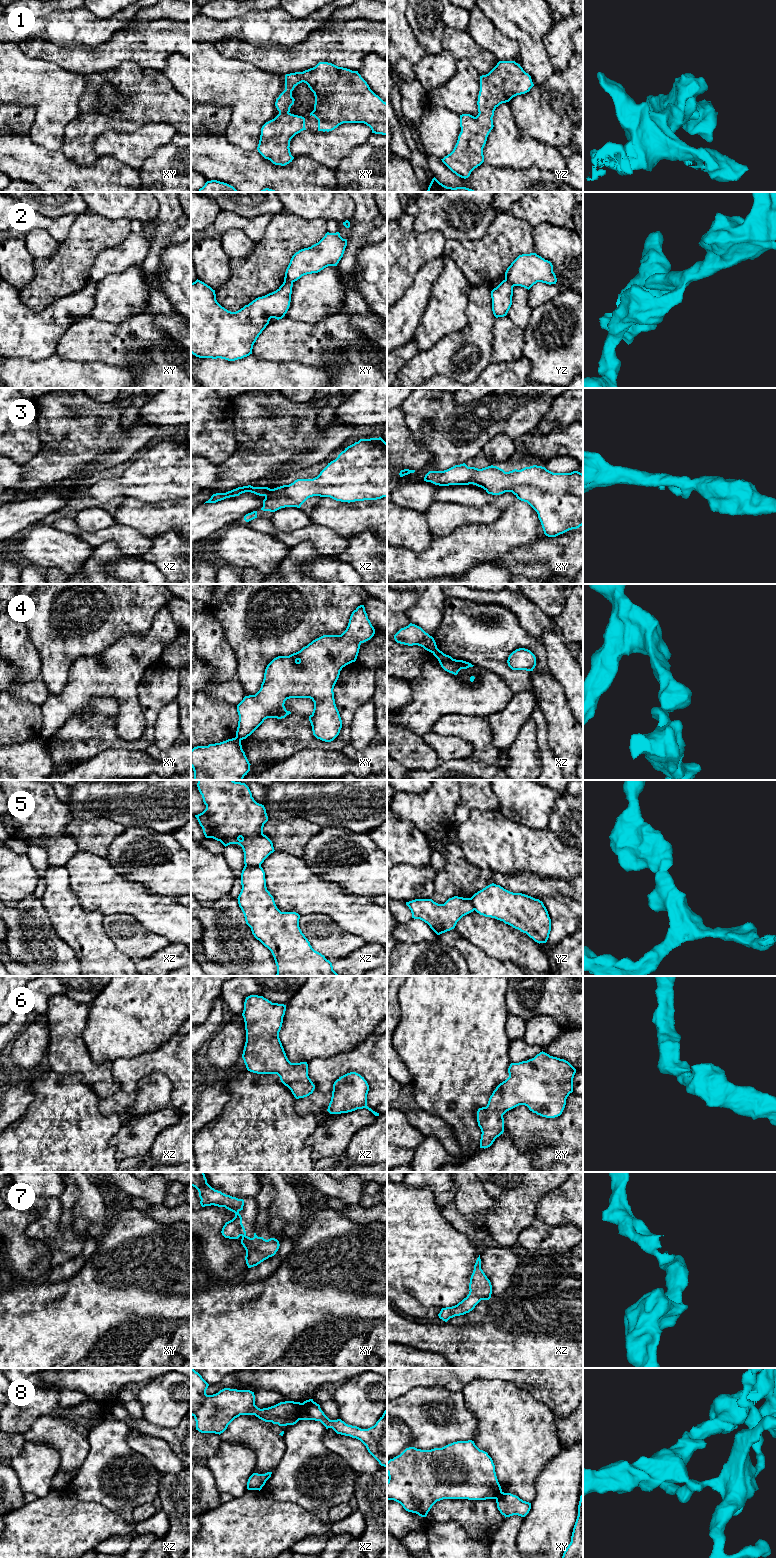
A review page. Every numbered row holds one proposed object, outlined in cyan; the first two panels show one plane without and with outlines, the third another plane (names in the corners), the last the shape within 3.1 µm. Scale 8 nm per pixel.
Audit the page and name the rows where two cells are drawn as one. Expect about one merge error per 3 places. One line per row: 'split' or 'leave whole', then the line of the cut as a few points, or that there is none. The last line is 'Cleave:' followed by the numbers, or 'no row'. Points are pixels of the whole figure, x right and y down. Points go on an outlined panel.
1: leave whole; no cut
2: split; cut in yz along (505, 278), (514, 285)
3: leave whole; no cut
4: split; cut in xz along (436, 647), (432, 652)
5: split; cut in xz along (245, 864), (260, 866)
6: leave whole; no cut
7: leave whole; no cut
8: split; cut in xz along (302, 1403), (299, 1419)
Cleave: 2, 4, 5, 8

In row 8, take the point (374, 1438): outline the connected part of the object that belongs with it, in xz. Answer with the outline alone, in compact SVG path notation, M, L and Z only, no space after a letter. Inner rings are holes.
M309 1399L302 1403L300 1420L320 1421L326 1429L332 1428L337 1434L360 1440L379 1464L387 1467L387 1409L374 1426L361 1429L348 1425L341 1419L330 1420L320 1405Z

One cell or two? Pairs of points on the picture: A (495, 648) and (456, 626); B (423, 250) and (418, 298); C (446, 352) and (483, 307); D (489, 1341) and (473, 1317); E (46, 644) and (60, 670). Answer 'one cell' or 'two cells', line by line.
A: one cell
B: two cells
C: one cell
D: two cells
E: one cell

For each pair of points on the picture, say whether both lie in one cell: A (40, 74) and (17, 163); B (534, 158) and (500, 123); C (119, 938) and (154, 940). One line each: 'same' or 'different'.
A: different
B: same
C: same

